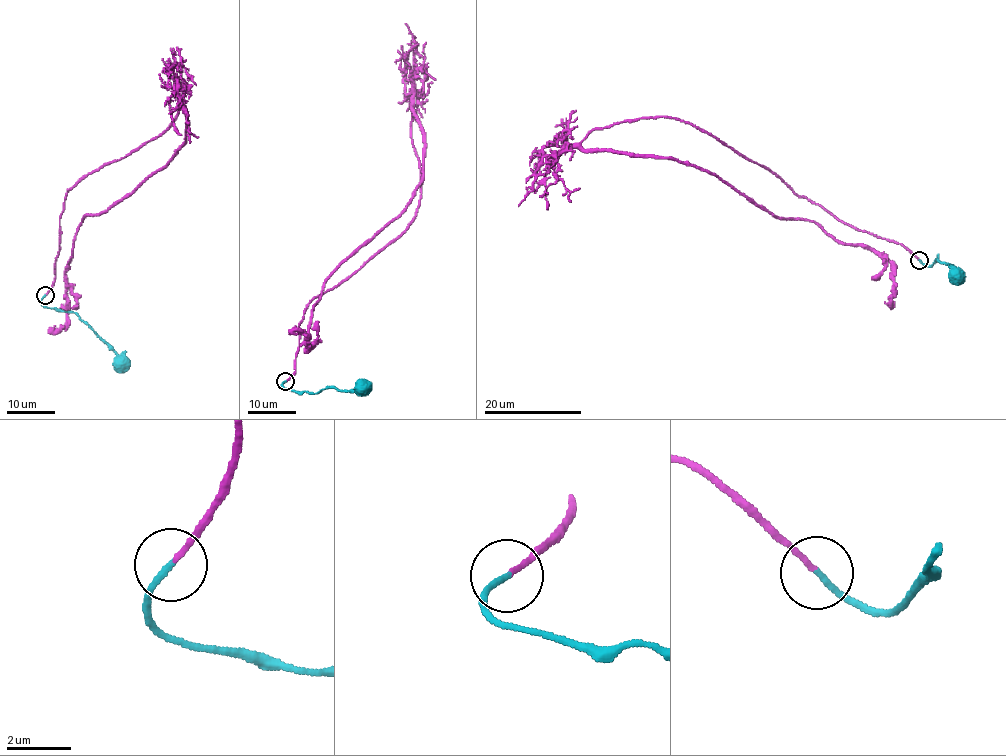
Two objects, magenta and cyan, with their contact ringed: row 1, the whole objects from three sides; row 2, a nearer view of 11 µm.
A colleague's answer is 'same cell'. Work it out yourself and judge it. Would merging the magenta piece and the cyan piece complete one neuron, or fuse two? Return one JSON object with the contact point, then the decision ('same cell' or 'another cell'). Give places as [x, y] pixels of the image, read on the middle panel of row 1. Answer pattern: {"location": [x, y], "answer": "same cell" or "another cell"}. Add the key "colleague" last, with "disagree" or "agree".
{"location": [285, 381], "answer": "another cell", "colleague": "disagree"}

